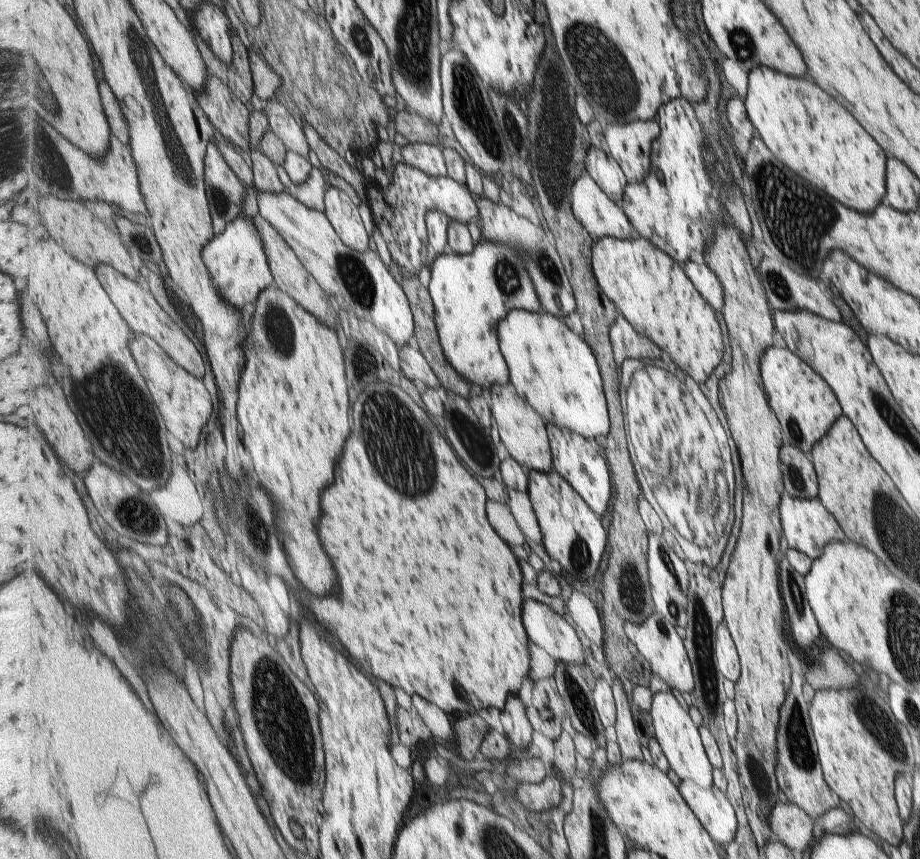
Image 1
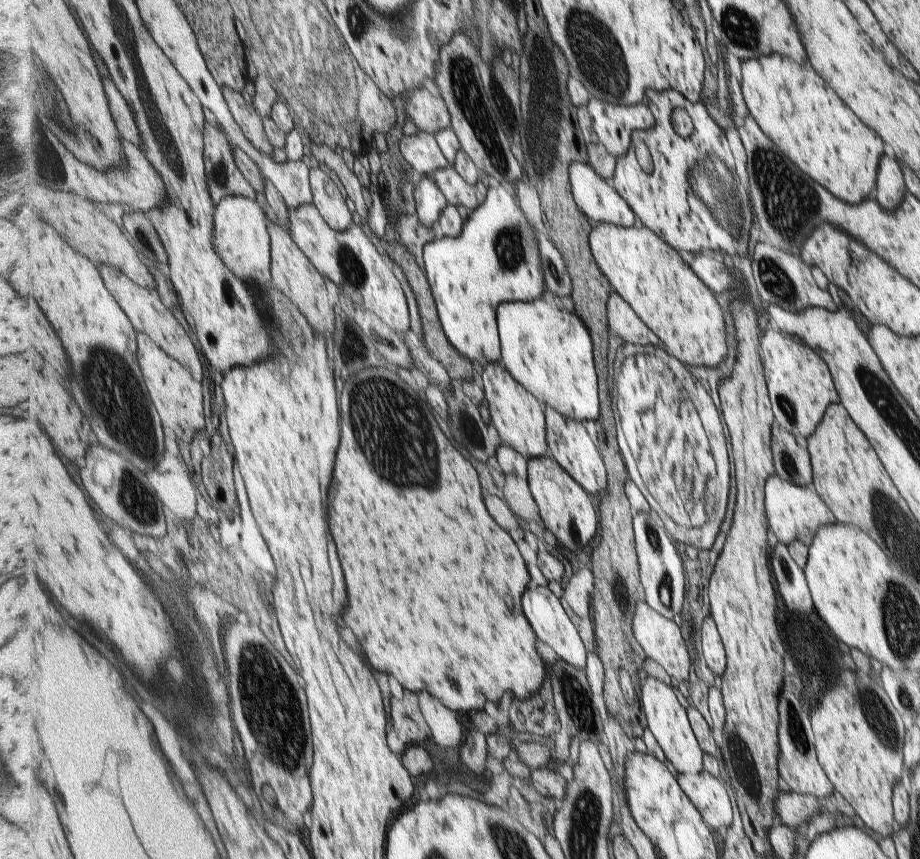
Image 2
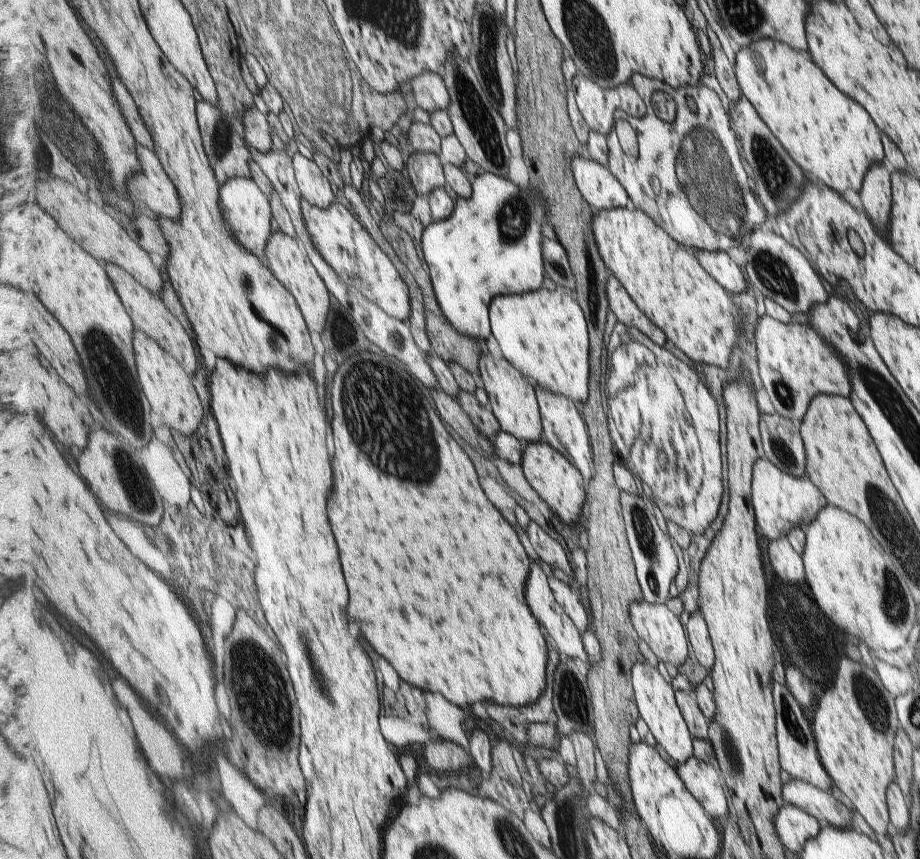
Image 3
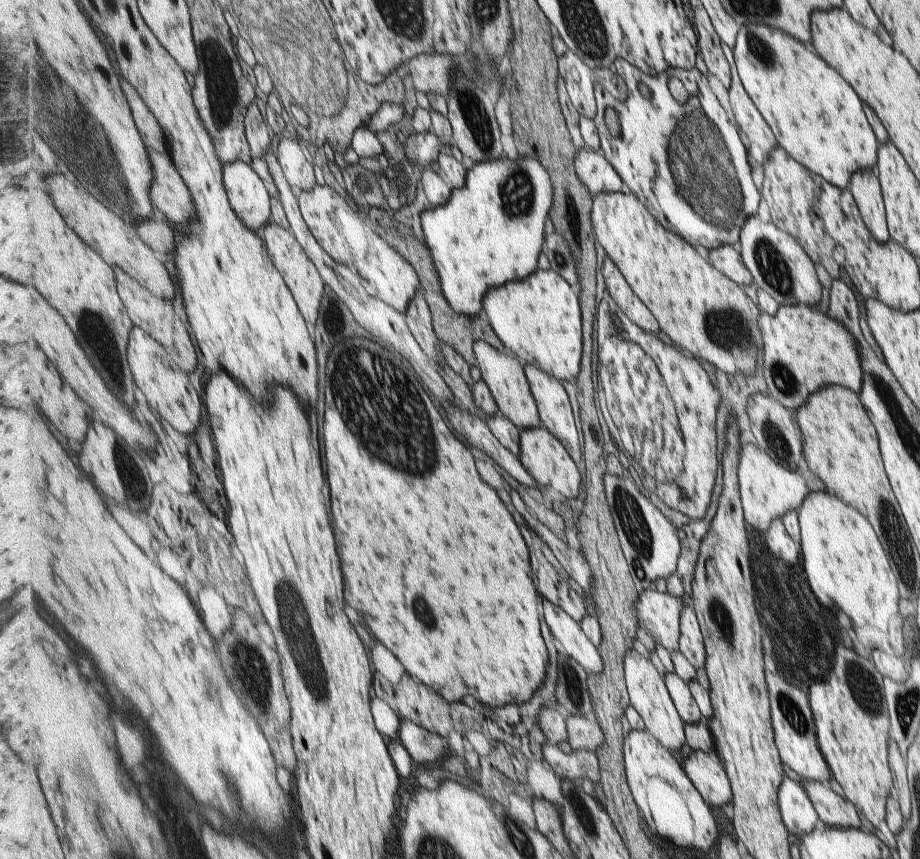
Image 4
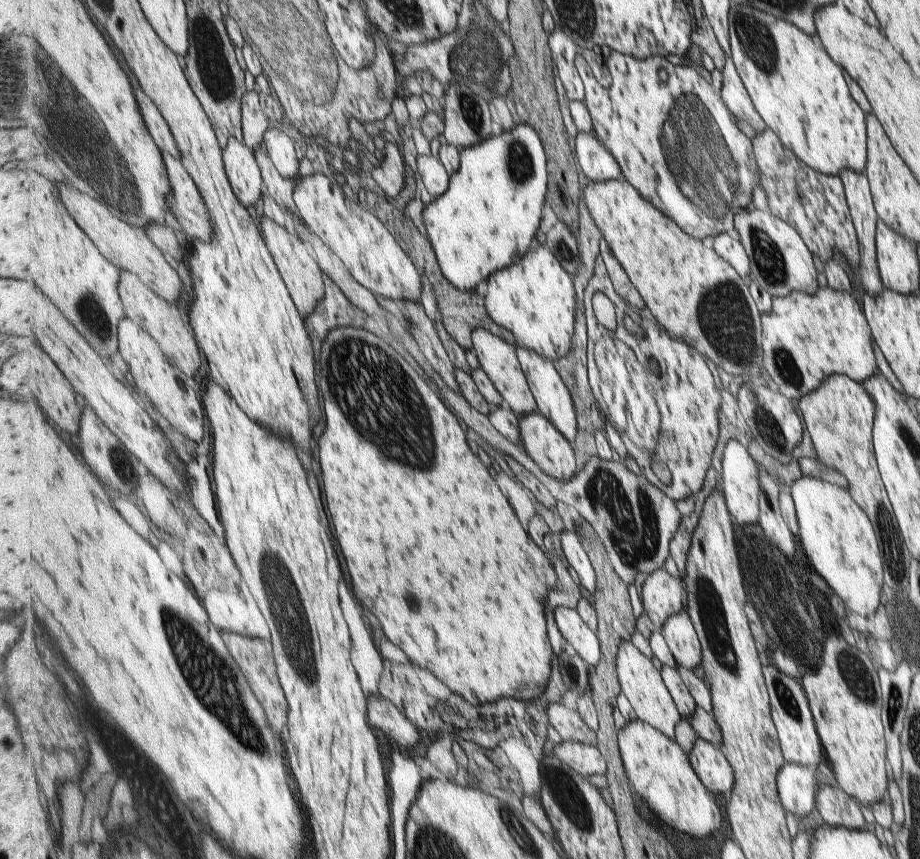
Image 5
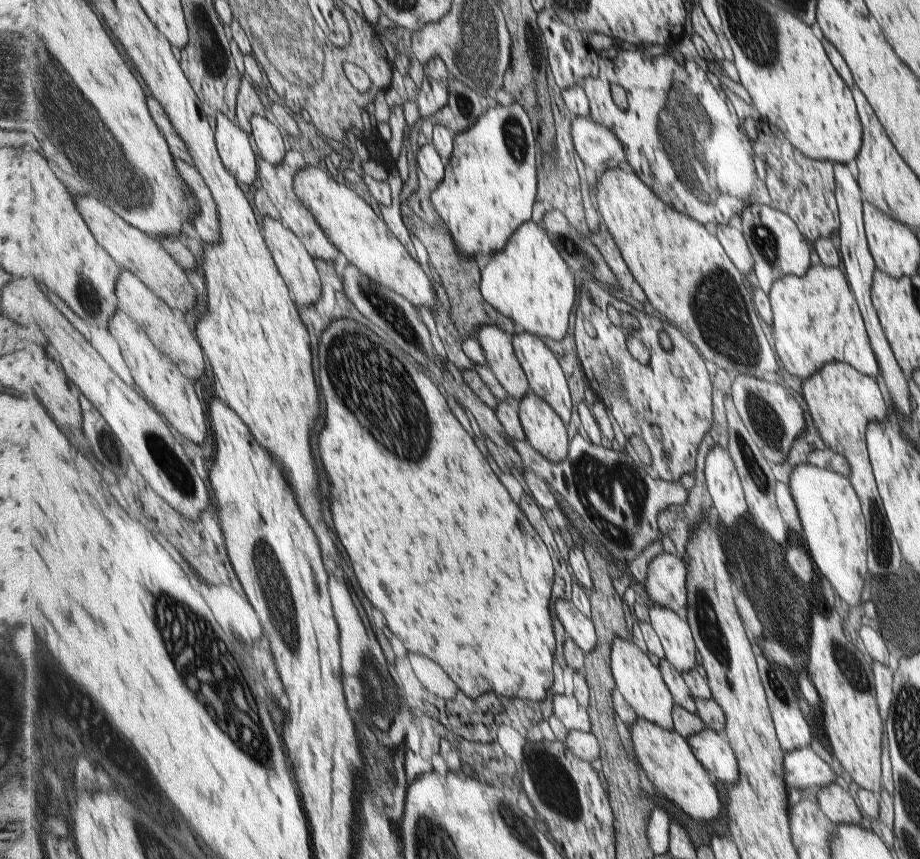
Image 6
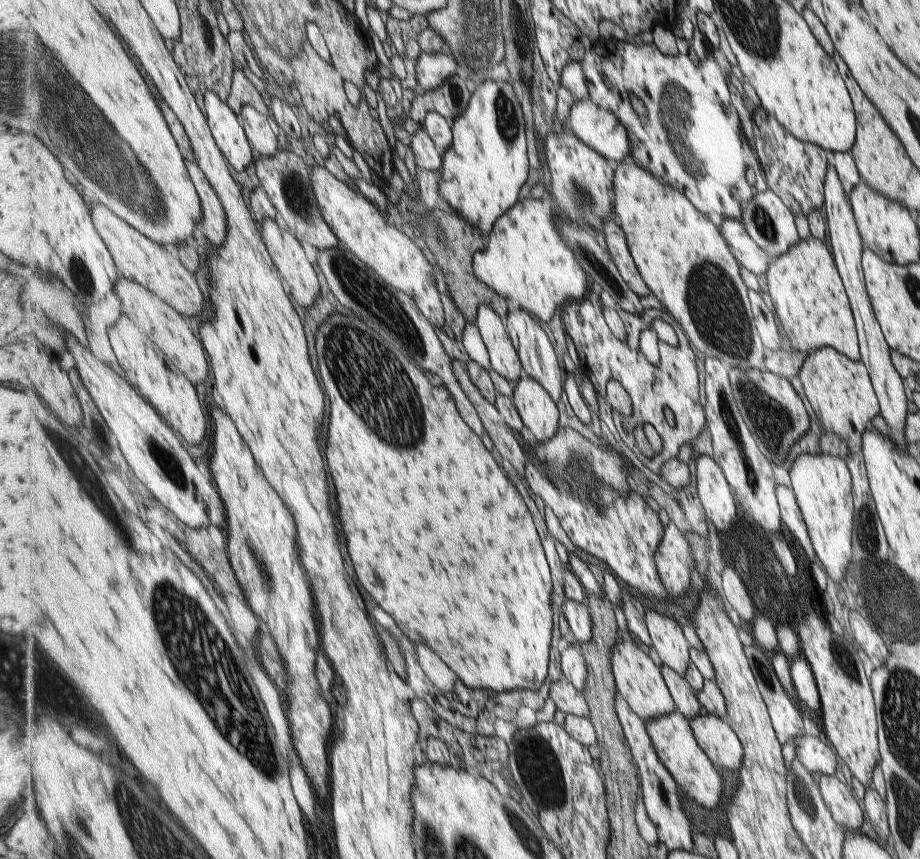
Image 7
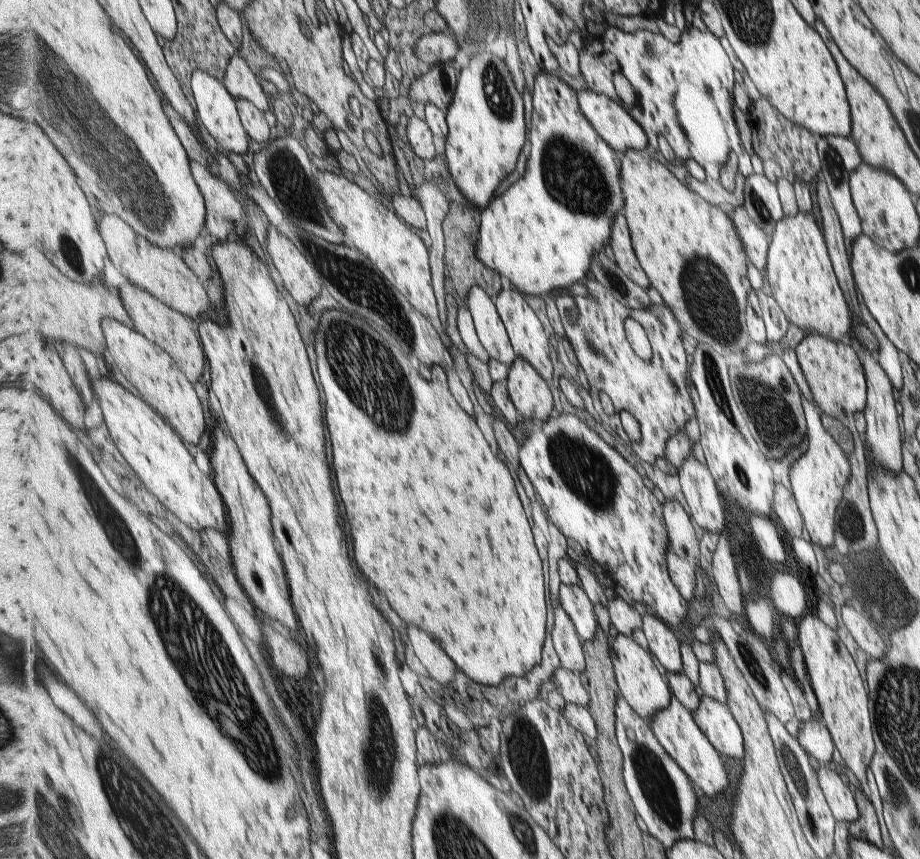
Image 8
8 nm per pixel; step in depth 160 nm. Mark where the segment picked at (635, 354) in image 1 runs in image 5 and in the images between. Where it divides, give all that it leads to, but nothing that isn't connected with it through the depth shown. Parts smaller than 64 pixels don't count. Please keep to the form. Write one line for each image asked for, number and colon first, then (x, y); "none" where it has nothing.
2: (623, 320)
3: (625, 309)
4: (615, 282)
5: (624, 285)

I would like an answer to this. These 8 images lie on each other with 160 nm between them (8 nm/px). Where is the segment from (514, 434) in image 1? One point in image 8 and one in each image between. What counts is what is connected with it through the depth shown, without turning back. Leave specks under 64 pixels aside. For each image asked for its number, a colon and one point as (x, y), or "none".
2: (520, 419)
3: (512, 396)
4: (505, 374)
5: (498, 358)
6: (498, 346)
7: (505, 359)
8: (494, 335)

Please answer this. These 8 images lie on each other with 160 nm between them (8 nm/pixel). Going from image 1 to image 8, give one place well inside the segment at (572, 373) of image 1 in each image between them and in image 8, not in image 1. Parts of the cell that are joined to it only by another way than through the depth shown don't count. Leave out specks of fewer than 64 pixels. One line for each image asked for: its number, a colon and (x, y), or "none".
2: (551, 352)
3: (545, 335)
4: (540, 320)
5: (535, 299)
6: (530, 282)
7: (527, 262)
8: (542, 232)

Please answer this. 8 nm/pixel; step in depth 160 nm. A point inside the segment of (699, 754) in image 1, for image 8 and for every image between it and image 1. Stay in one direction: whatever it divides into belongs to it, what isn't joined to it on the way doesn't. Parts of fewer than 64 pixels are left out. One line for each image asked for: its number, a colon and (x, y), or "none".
2: (667, 718)
3: (656, 700)
4: (649, 694)
5: (644, 685)
6: (643, 685)
7: (639, 680)
8: (641, 683)

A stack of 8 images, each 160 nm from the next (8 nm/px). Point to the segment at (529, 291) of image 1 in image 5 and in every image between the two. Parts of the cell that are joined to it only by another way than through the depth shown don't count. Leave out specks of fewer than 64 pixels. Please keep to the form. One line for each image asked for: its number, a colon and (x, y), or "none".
2: (497, 259)
3: (493, 245)
4: (491, 232)
5: (487, 221)

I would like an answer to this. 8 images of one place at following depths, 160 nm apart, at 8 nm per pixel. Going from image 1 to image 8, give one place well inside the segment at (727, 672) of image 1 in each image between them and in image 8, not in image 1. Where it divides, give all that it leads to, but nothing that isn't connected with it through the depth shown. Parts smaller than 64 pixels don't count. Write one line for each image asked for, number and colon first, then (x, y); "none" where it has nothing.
2: (712, 651)
3: (698, 637)
4: (691, 643)
5: (680, 635)
6: (674, 632)
7: (671, 647)
8: (663, 642)

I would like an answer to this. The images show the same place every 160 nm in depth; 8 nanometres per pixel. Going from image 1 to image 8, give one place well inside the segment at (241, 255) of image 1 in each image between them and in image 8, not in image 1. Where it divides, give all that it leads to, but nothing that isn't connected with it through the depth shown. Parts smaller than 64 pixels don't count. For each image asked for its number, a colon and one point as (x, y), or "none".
2: (243, 241)
3: (248, 210)
4: (250, 197)
5: (244, 172)
6: (236, 150)
7: (226, 126)
8: (218, 109)

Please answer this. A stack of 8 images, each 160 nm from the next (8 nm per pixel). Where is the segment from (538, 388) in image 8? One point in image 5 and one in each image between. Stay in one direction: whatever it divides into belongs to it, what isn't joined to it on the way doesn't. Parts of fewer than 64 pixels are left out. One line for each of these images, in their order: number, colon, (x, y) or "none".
5: (555, 455)
6: (544, 428)
7: (539, 411)

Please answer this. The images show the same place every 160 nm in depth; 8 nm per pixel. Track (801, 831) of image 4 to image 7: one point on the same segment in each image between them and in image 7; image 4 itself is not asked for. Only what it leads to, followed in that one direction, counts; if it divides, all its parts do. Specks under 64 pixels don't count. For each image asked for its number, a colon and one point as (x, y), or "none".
5: (796, 785)
6: (803, 769)
7: (815, 754)

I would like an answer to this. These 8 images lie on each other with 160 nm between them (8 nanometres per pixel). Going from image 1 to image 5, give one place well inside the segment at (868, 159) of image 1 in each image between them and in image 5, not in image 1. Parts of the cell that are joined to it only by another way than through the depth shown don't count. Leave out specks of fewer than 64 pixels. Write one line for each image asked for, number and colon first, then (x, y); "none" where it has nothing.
2: (791, 105)
3: (833, 140)
4: (815, 116)
5: (798, 91)

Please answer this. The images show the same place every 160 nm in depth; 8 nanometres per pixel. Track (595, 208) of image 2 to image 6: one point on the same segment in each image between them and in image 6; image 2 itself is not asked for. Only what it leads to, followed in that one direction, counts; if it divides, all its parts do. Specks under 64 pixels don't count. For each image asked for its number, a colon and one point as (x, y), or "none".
3: (601, 188)
4: (598, 174)
5: (595, 160)
6: (599, 148)

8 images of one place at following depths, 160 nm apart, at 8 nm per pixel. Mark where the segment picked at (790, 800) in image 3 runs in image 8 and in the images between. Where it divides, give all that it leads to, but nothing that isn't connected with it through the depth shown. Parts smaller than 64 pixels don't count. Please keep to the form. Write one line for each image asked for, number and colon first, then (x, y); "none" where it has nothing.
4: (832, 810)
5: (837, 809)
6: (836, 804)
7: (841, 804)
8: (842, 804)

